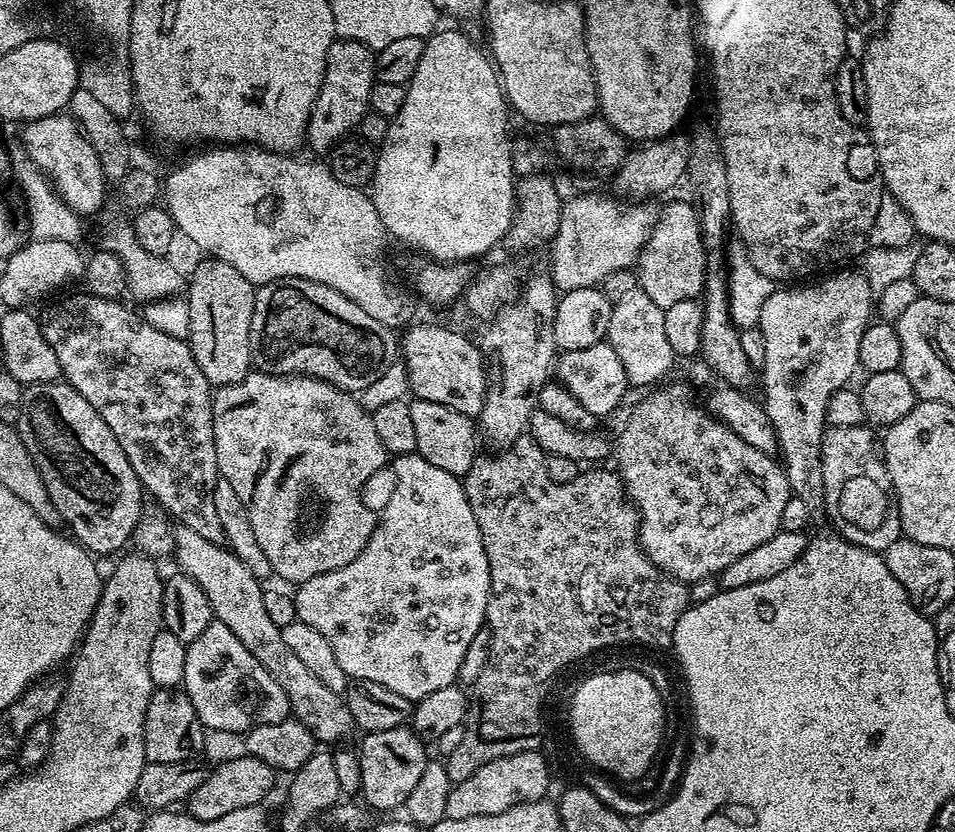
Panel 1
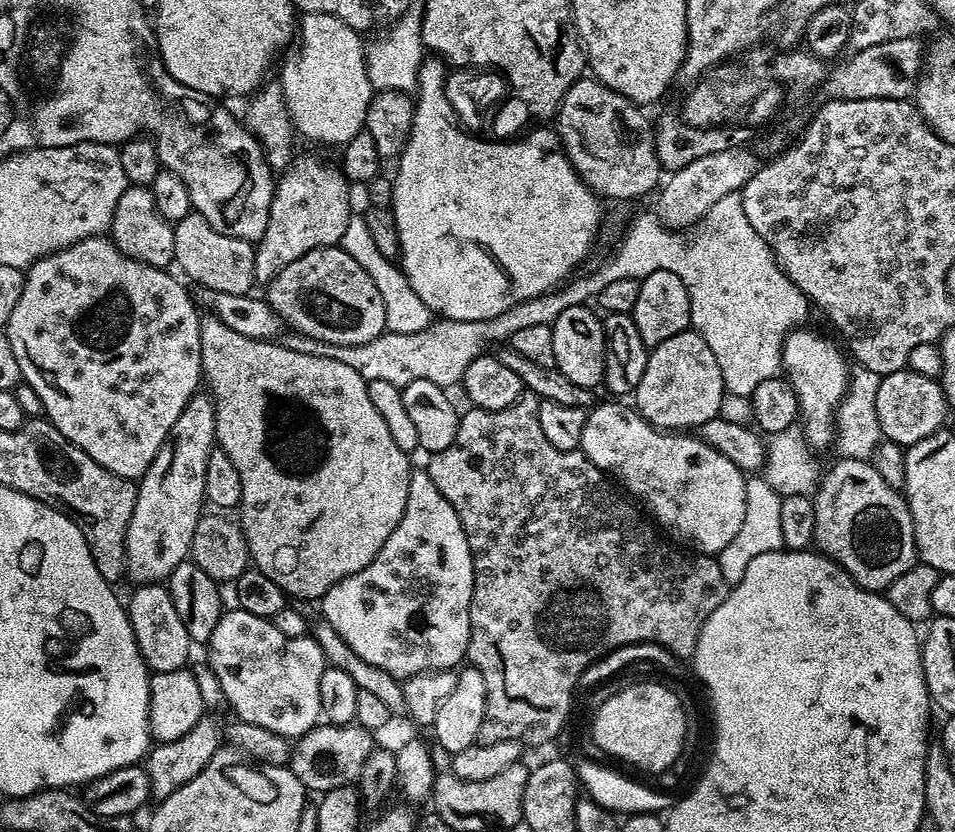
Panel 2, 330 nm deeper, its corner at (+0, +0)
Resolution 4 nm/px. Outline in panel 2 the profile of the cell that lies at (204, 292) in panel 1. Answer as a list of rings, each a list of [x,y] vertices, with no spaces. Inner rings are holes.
[[[193,211],[186,218],[175,221],[174,224],[174,254],[176,255],[175,263],[180,264],[180,268],[188,276],[193,276],[197,280],[200,288],[220,288],[224,292],[230,294],[249,295],[253,291],[252,284],[257,283],[254,274],[254,258],[256,257],[256,249],[249,241],[239,240],[233,236],[227,236],[225,232],[216,229],[215,224],[206,222],[206,218],[202,218],[200,213]]]

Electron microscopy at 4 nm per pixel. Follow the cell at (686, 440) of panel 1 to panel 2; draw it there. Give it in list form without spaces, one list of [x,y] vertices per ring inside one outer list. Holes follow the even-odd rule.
[[[841,459],[829,470],[823,473],[822,479],[819,481],[818,487],[814,492],[814,544],[817,549],[828,559],[839,564],[841,568],[847,570],[848,575],[858,586],[862,586],[871,592],[883,593],[894,582],[894,578],[898,578],[902,574],[906,574],[906,570],[910,570],[912,565],[917,563],[916,555],[916,539],[914,538],[914,526],[912,525],[912,515],[908,509],[908,501],[897,489],[892,488],[886,482],[882,482],[882,478],[878,478],[878,474],[872,469],[868,460],[850,460]]]

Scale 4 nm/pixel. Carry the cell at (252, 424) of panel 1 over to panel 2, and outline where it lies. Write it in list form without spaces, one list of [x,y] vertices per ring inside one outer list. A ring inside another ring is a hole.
[[[204,314],[200,317],[200,353],[202,354],[202,380],[210,393],[212,403],[216,406],[216,444],[219,451],[225,452],[238,469],[238,478],[242,478],[242,502],[238,509],[240,531],[248,543],[248,555],[255,571],[266,574],[270,582],[278,582],[285,597],[296,600],[319,601],[342,578],[358,574],[380,553],[386,538],[394,534],[402,514],[406,510],[406,498],[410,490],[410,478],[414,471],[408,465],[409,453],[398,450],[382,414],[370,402],[368,381],[358,374],[358,370],[346,366],[346,362],[334,362],[334,358],[318,358],[306,350],[283,348],[272,340],[255,340],[246,338],[230,330],[217,316]]]

